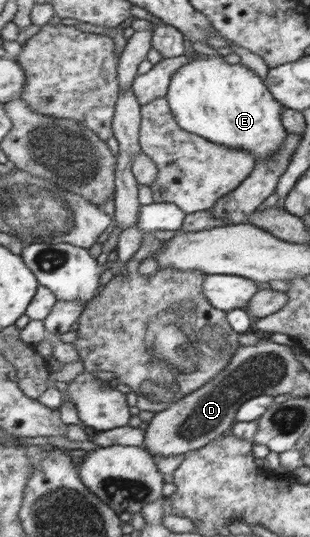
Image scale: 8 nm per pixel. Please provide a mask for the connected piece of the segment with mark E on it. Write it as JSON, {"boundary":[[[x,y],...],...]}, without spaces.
{"boundary":[[[201,54],[191,56],[191,59],[172,75],[166,97],[171,111],[177,117],[178,124],[185,128],[186,132],[204,137],[214,144],[226,145],[226,148],[250,152],[256,162],[272,158],[274,152],[282,148],[286,130],[280,118],[284,106],[281,106],[276,97],[266,88],[262,78],[240,63],[228,64],[220,56]]]}

